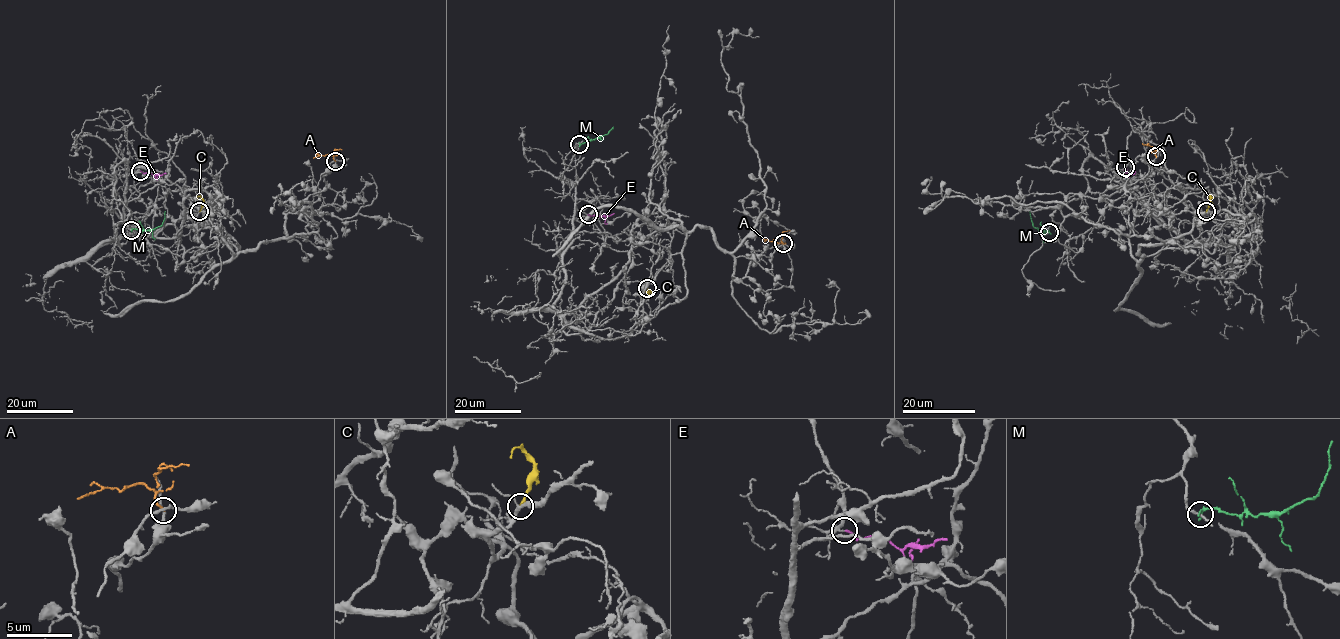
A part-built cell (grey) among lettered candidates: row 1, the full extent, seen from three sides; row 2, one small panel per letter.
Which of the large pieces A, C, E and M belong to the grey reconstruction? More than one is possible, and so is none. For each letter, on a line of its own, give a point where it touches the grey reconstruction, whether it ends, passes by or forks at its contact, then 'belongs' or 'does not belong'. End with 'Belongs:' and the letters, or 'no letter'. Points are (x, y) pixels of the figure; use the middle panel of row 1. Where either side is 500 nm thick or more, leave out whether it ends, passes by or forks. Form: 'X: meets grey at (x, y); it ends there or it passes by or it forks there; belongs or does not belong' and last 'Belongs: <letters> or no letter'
A: meets grey at (783, 243); it ends there; does not belong
C: meets grey at (647, 288); it ends there; belongs
E: meets grey at (588, 214); it ends there; belongs
M: meets grey at (579, 144); it ends there; does not belong
Belongs: C, E

